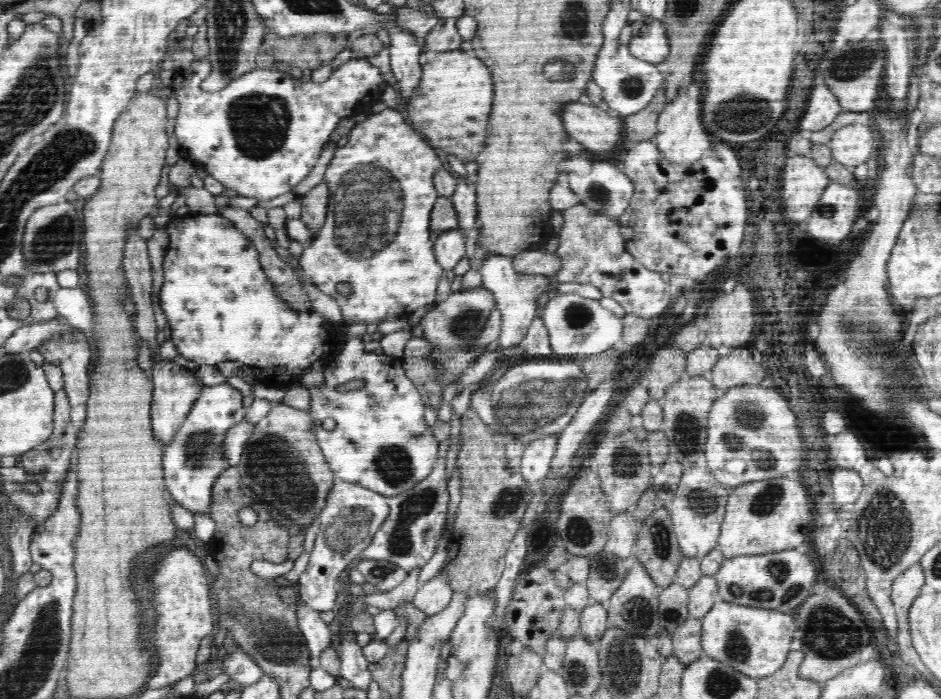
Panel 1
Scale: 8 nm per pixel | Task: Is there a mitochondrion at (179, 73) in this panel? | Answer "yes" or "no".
no

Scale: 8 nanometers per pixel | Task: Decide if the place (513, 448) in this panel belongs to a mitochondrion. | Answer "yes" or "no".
yes

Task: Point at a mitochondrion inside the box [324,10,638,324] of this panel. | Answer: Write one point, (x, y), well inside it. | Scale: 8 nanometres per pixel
(551, 65)

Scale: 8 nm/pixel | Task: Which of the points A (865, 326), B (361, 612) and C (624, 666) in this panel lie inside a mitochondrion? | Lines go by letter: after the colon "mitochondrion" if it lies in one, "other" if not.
A: mitochondrion
B: other
C: mitochondrion

